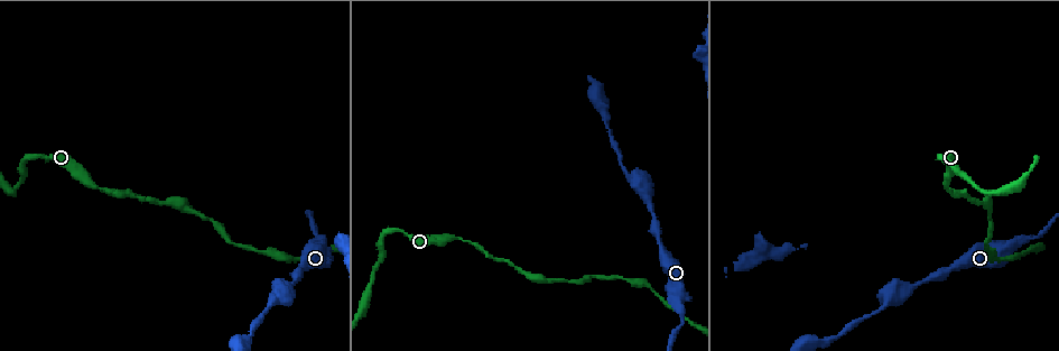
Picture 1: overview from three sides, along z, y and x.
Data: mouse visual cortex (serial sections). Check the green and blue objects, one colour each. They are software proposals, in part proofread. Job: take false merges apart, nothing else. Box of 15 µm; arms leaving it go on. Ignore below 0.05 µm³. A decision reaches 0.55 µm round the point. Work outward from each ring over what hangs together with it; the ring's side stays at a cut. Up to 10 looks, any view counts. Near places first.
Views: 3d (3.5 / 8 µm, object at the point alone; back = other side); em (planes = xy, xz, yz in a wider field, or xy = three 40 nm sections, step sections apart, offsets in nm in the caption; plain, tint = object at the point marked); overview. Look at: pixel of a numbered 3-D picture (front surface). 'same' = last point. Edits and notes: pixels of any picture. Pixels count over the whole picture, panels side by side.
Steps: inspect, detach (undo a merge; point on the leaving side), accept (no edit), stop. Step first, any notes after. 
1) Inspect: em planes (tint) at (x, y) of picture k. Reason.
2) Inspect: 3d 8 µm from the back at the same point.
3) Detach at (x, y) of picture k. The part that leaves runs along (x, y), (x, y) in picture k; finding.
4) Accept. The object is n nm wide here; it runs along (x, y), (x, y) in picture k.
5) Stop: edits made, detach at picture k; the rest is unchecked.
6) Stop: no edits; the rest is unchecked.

Inspect: 3d 3.5 µm at (31, 156) of picture 1. Abrupt turn.

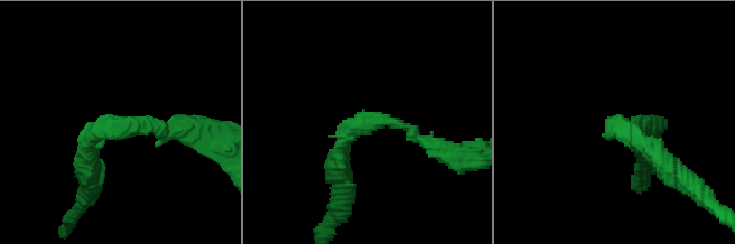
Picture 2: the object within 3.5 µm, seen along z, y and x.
Inspect: em xy step 3 (tint) at (111, 123) of picture 2. The arms are 150, 300 nm wide.

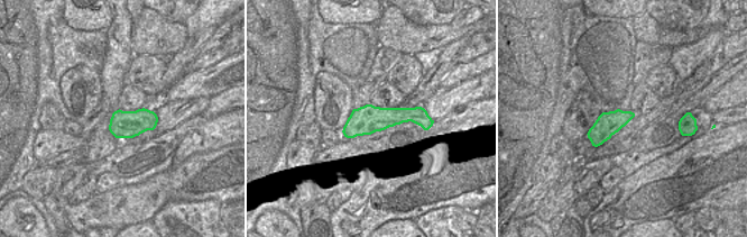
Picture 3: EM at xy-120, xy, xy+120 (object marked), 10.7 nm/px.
Accept. It runs along (420, 110), (362, 120), (346, 131) in picture 3; one cell here.

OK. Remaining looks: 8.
Inspect: 3d 3.5 µm at (949, 181) of picture 1. Thick turns thin.

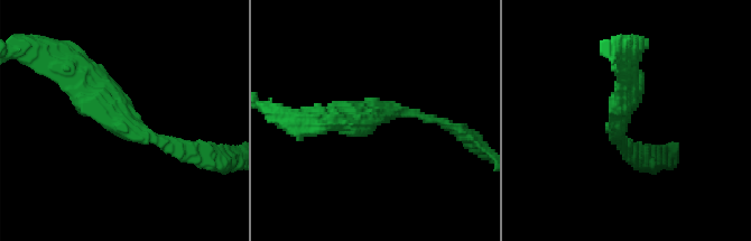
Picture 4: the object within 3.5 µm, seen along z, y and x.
Inspect: em xy step 1 (tint) at (365, 112) of picture 4. Shape alone is not enough.

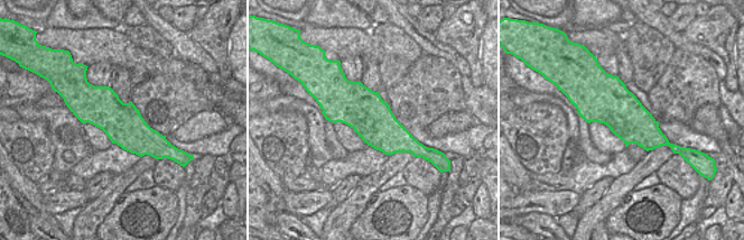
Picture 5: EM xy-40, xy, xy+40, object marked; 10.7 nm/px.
Accept. It runs along (61, 59), (129, 128), (181, 145) in picture 4; one cell here.

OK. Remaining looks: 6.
Inspect: 3d 3.5 µm at (192, 213) of picture 1. Calibre changes.

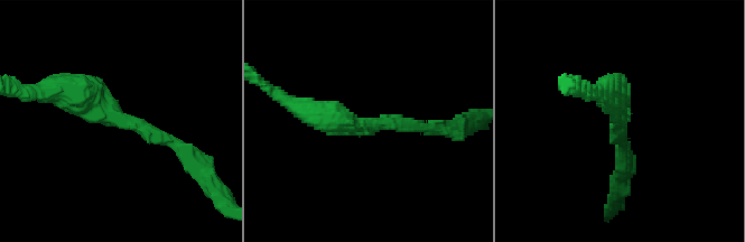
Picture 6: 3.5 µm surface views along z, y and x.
Inspect: em xy step 3 (tint) at (116, 120) of picture 6.

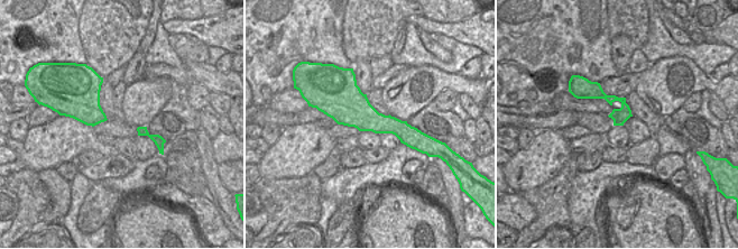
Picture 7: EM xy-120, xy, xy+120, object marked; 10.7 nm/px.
Accept. The object is 380 nm wide here; it runs along (53, 87), (83, 91), (179, 149) in picture 6; all the same cell.

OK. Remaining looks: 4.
Inspect: 3d 3.5 µm at (320, 238) of picture 1. Sudden change in width.

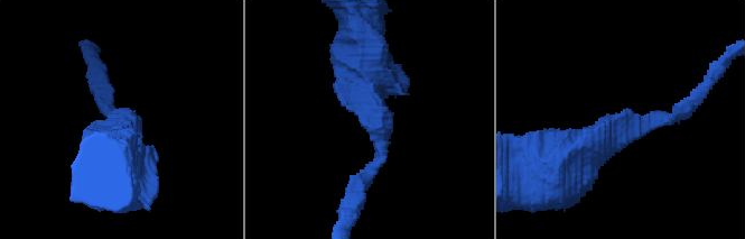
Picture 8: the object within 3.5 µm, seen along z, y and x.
Inspect: em xy step 2 (tint) at (376, 123) of picture 8. The arms are 150, 600 nm wide; now the EM.

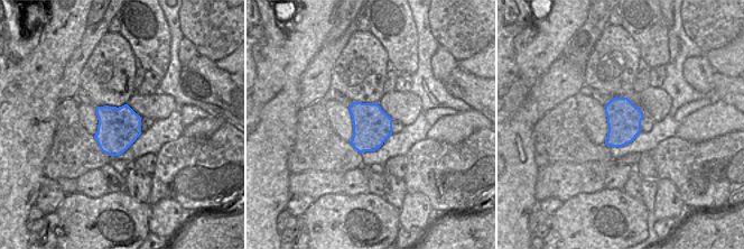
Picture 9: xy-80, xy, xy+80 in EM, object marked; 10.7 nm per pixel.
Accept. It runs along (559, 162), (682, 110) in picture 8; all the same cell.

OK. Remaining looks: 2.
Stop: no edits; the rest is unchecked.

